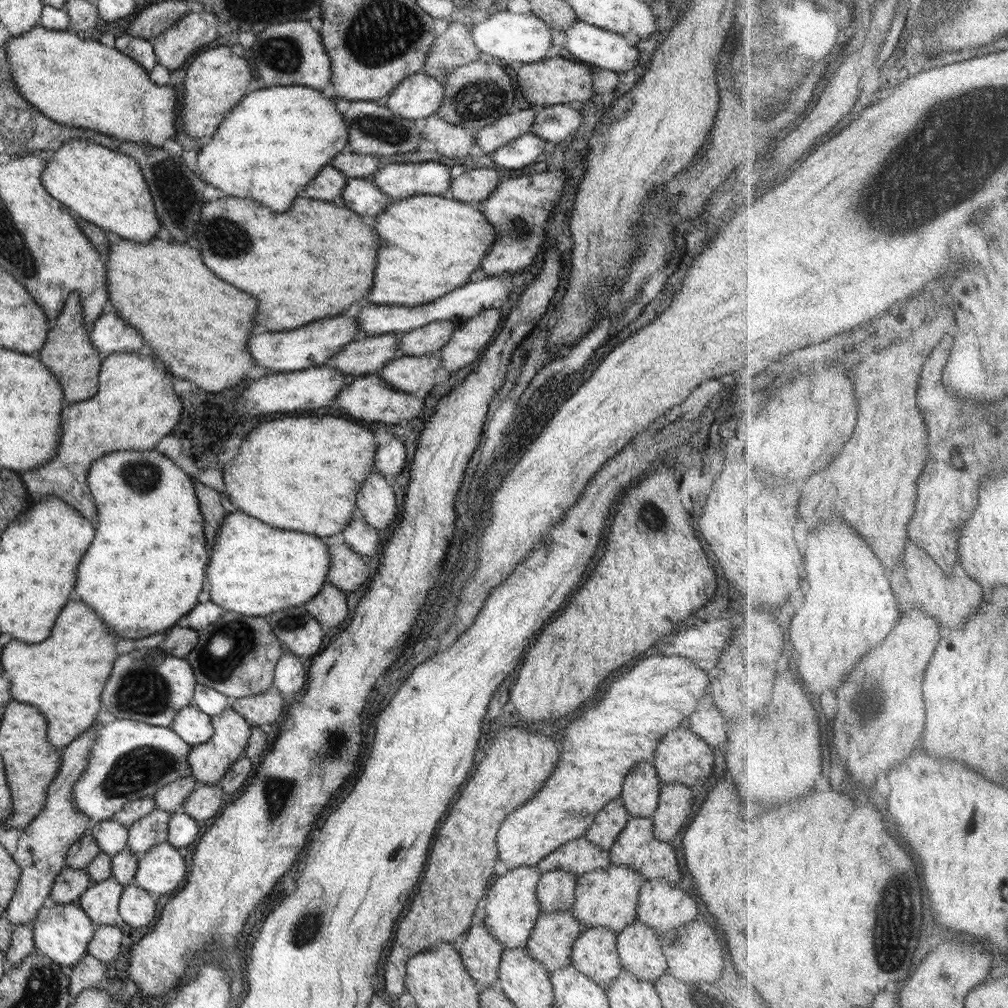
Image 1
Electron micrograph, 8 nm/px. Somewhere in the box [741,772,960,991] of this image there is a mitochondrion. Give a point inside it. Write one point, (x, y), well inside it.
(885, 915)

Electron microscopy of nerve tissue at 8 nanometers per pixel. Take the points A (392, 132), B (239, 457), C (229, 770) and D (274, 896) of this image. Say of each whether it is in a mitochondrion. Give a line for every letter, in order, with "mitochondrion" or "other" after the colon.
A: mitochondrion
B: other
C: other
D: other

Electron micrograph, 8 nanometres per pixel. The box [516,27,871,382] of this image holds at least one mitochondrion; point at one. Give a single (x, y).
(657, 225)

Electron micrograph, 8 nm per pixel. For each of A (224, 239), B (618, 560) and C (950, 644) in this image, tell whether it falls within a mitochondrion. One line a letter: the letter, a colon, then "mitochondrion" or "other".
A: mitochondrion
B: other
C: other

